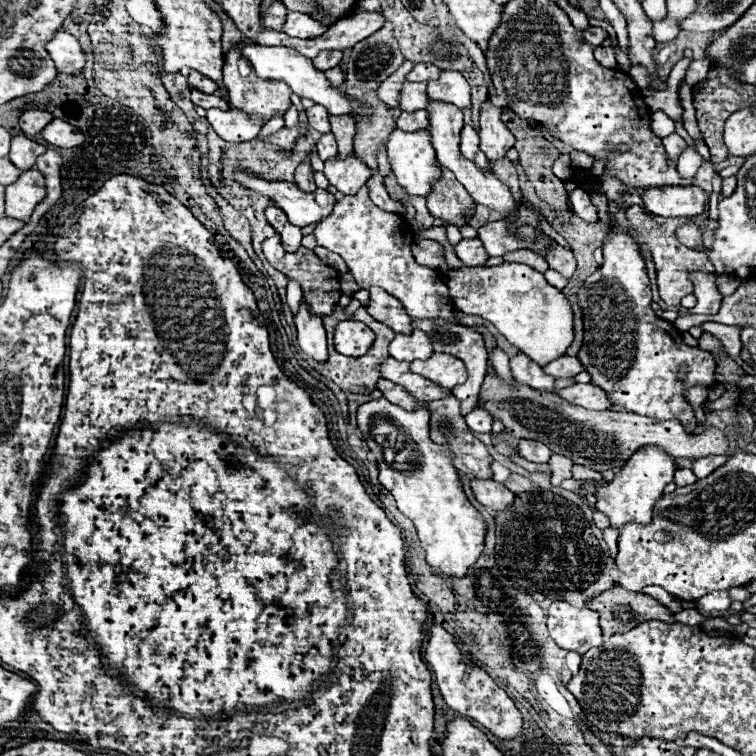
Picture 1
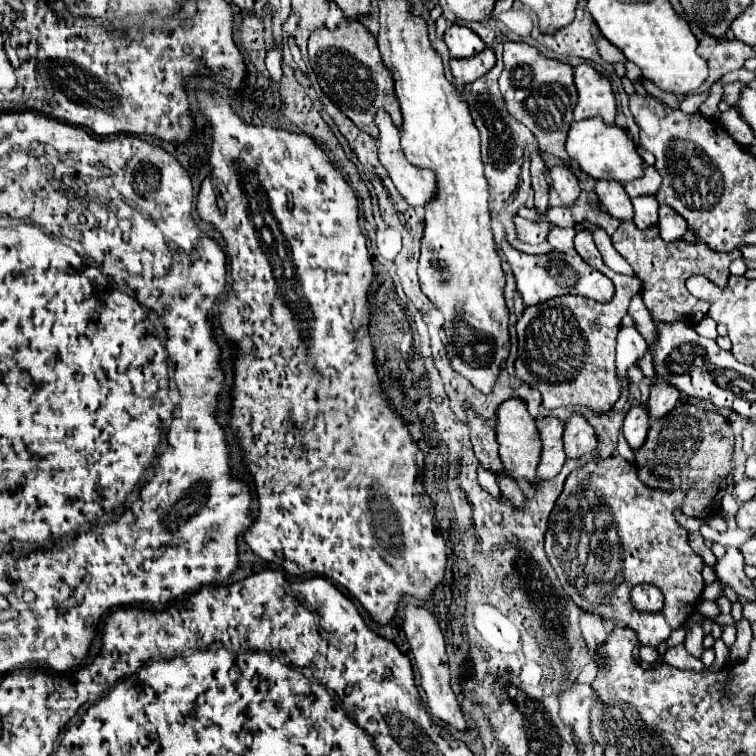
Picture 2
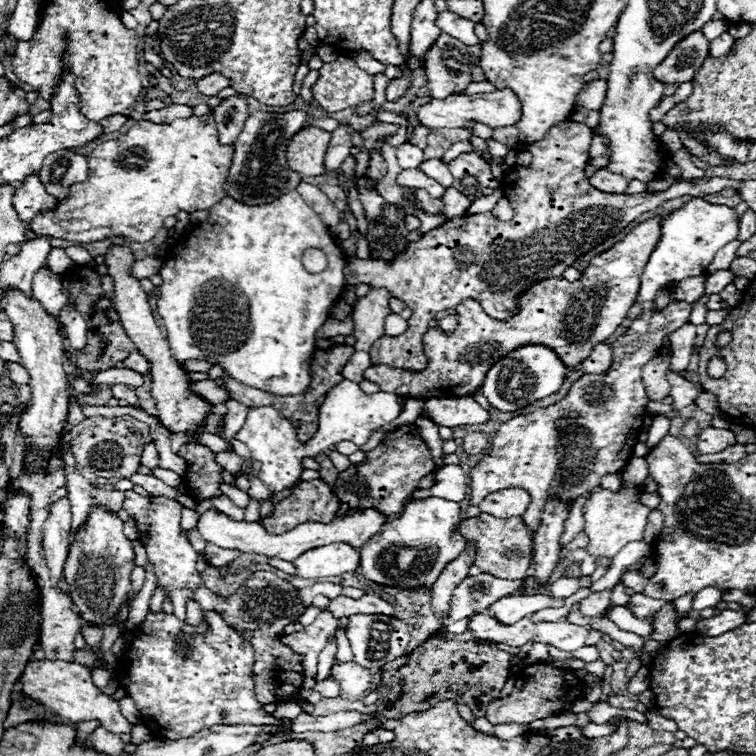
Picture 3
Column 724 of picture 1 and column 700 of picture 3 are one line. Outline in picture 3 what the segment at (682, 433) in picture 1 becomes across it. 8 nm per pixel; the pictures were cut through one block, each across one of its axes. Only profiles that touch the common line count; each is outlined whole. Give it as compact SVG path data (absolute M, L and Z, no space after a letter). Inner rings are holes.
M704 428L698 434L698 454L714 454L722 452L728 446L736 444L736 434L726 428Z

